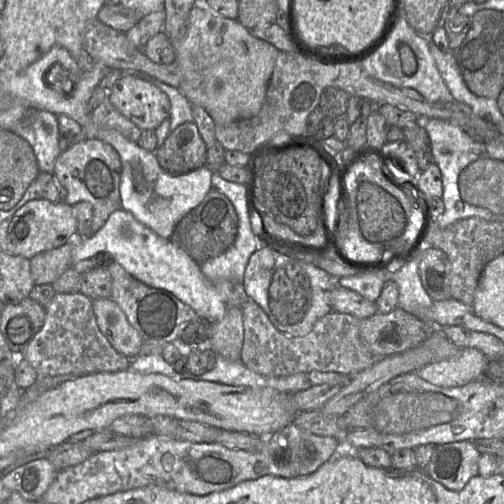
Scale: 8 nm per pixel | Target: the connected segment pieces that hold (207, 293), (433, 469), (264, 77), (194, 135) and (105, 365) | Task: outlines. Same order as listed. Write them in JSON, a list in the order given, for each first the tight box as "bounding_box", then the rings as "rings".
[{"bounding_box":[71,208,247,322],"rings":[[[122,208],[114,211],[95,234],[85,238],[77,236],[74,240],[71,264],[93,258],[97,253],[107,253],[137,280],[149,287],[165,290],[190,306],[196,312],[197,318],[204,318],[210,322],[218,321],[231,308],[242,307],[247,298],[241,283],[207,279],[201,272],[200,265],[188,254],[170,239],[159,237]]]},{"bounding_box":[424,441,480,491],"rings":[[[472,441],[437,445],[424,470],[445,488],[460,491],[472,477],[478,475],[480,455]]]},{"bounding_box":[176,2,282,125],"rings":[[[198,2],[190,11],[188,29],[176,49],[181,72],[179,90],[192,105],[201,106],[216,125],[256,116],[263,107],[276,59],[282,52],[255,37],[237,19],[226,18]]]},{"bounding_box":[155,122,207,176],"rings":[[[194,122],[178,126],[155,151],[161,168],[179,176],[206,165],[207,146]]]},{"bounding_box":[19,292,131,377],"rings":[[[81,292],[55,293],[46,308],[41,329],[34,336],[24,352],[19,355],[26,359],[41,377],[74,374],[83,376],[99,372],[114,372],[128,369],[131,359],[117,352],[101,333],[93,311],[92,299]]]}]

